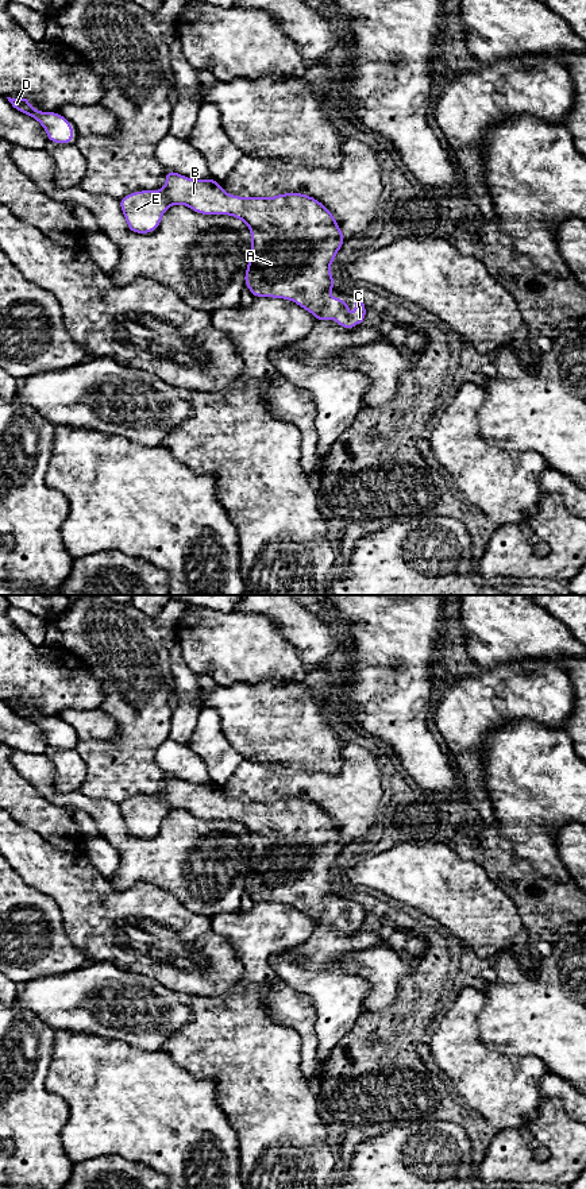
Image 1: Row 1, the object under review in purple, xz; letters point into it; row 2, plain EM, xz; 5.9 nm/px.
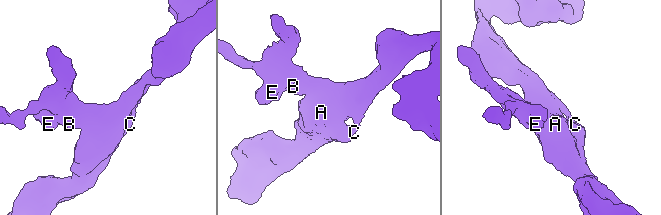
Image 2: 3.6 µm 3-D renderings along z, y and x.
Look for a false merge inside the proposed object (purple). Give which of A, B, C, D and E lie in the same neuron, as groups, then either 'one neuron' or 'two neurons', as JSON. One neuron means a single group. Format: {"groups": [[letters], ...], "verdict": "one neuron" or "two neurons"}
{"groups": [["A", "B", "C", "D", "E"]], "verdict": "one neuron"}

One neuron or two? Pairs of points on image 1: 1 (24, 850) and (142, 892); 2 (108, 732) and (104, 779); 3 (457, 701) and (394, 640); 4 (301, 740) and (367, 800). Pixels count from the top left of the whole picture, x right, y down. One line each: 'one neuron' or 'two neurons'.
1: one neuron
2: two neurons
3: two neurons
4: two neurons

